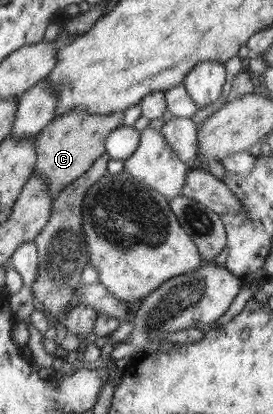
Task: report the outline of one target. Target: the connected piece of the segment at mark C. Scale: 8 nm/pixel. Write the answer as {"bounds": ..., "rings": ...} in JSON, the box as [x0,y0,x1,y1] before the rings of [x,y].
{"bounds":[35,110,124,200],"rings":[[[71,110],[54,118],[47,127],[35,138],[36,165],[35,175],[45,177],[48,191],[55,200],[58,192],[71,184],[76,178],[85,174],[91,165],[106,152],[106,139],[113,130],[122,127],[124,112],[113,112],[109,116],[93,116],[81,110]]]}

